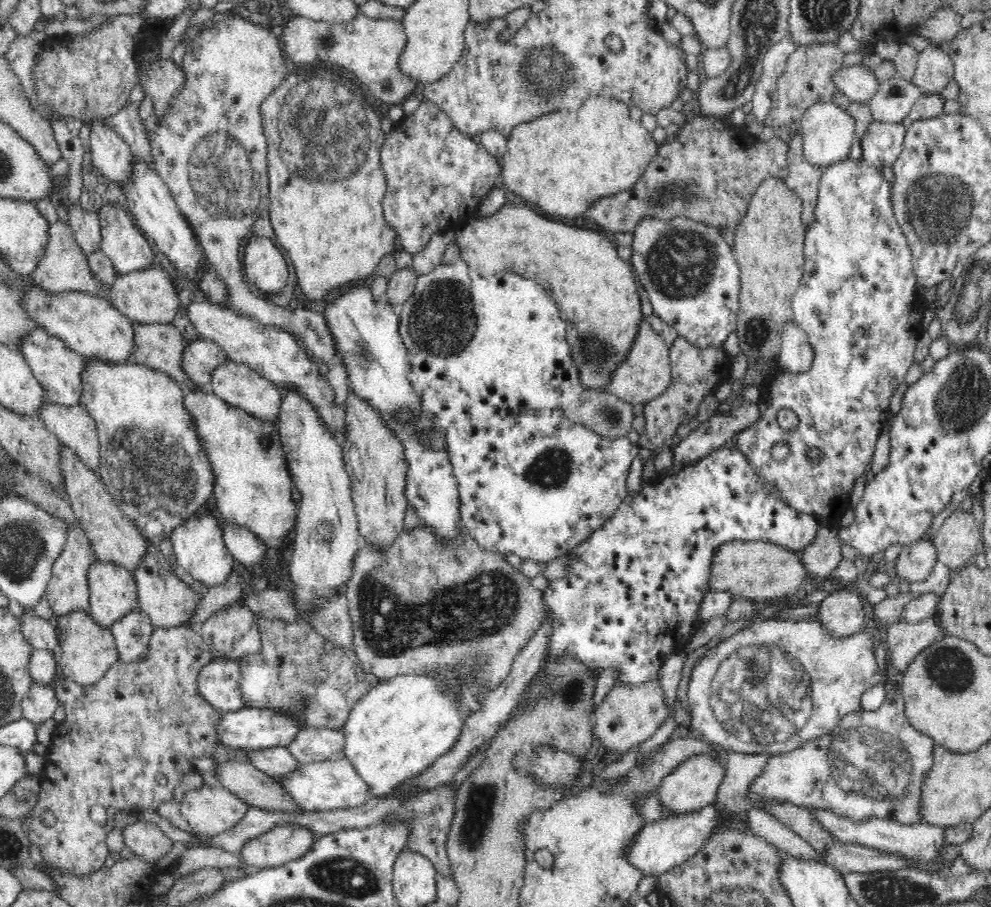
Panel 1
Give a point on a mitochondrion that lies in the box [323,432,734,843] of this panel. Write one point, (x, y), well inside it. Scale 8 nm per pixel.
(480, 606)

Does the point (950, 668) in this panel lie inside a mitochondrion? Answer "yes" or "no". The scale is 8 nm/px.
yes

